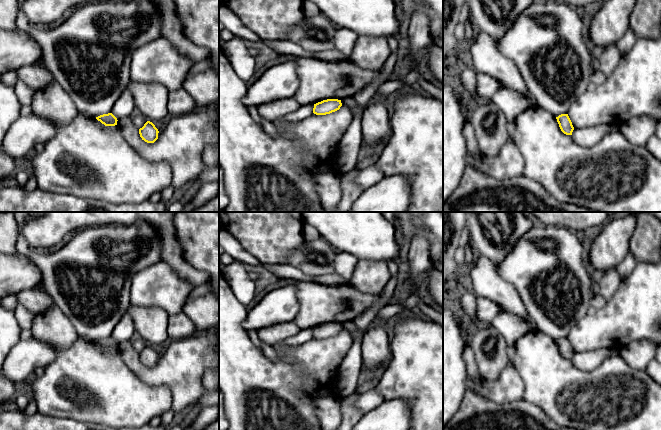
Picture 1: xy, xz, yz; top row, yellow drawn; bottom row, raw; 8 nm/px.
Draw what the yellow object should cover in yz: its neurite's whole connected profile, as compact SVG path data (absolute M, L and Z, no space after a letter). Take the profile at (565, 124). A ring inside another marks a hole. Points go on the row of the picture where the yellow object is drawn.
M561 114L558 117L556 117L556 119L561 131L566 135L572 135L574 127L568 114Z

